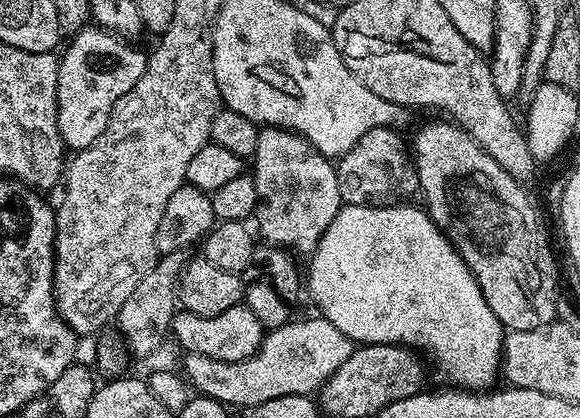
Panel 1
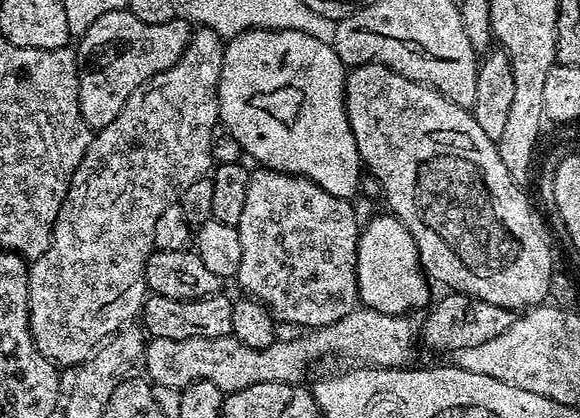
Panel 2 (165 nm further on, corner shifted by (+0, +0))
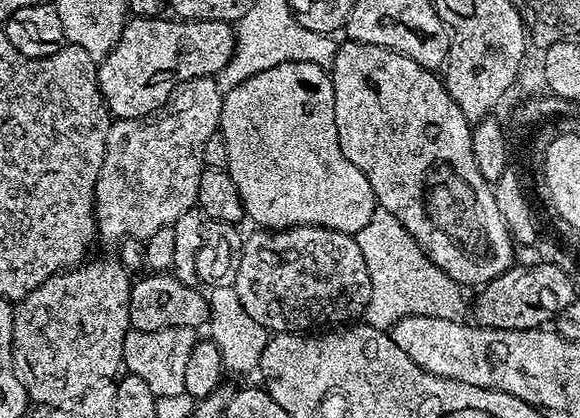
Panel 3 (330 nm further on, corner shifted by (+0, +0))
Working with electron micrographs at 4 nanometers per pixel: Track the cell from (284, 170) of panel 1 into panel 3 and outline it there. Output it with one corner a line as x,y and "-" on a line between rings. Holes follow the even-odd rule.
302,224
294,228
255,229
245,237
241,265
233,284
242,308
268,331
302,334
359,319
370,302
373,286
365,258
351,233

